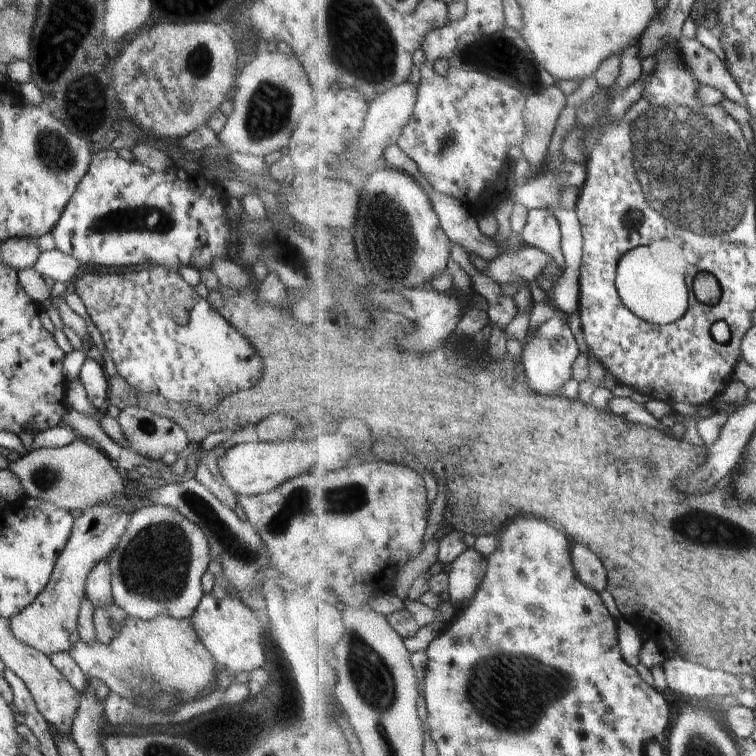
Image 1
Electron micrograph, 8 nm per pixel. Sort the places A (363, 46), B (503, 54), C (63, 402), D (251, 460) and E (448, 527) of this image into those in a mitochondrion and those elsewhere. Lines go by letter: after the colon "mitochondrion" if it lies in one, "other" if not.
A: mitochondrion
B: mitochondrion
C: other
D: other
E: other

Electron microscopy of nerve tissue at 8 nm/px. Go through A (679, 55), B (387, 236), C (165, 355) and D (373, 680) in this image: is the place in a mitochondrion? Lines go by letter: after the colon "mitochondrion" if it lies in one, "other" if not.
A: other
B: mitochondrion
C: other
D: mitochondrion

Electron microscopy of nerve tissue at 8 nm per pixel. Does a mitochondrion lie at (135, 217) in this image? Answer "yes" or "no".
yes

